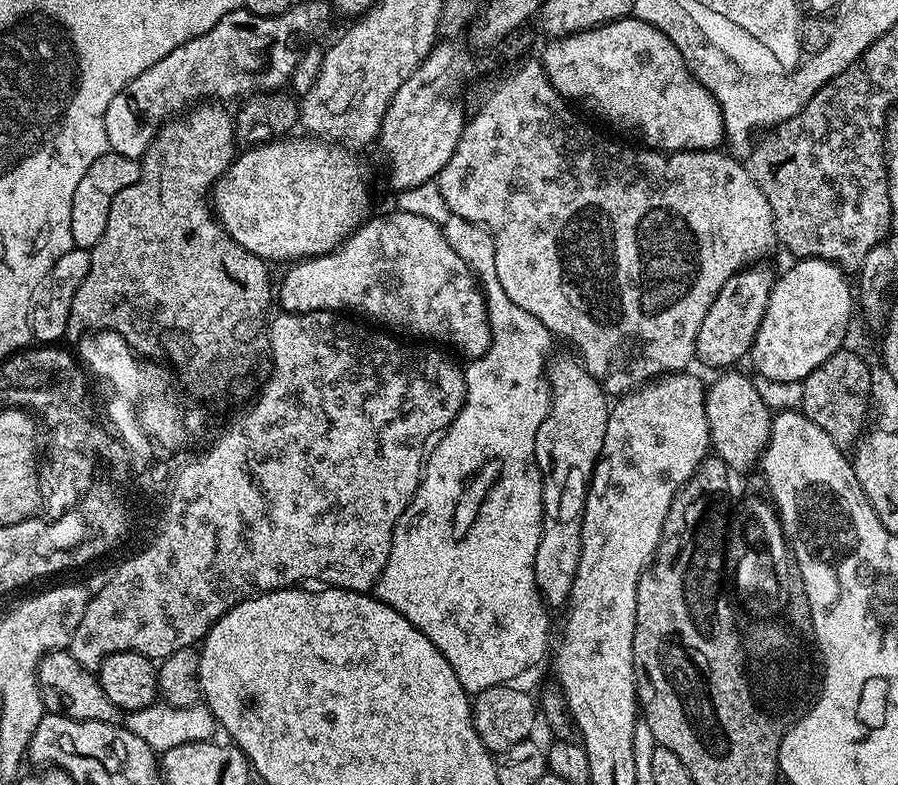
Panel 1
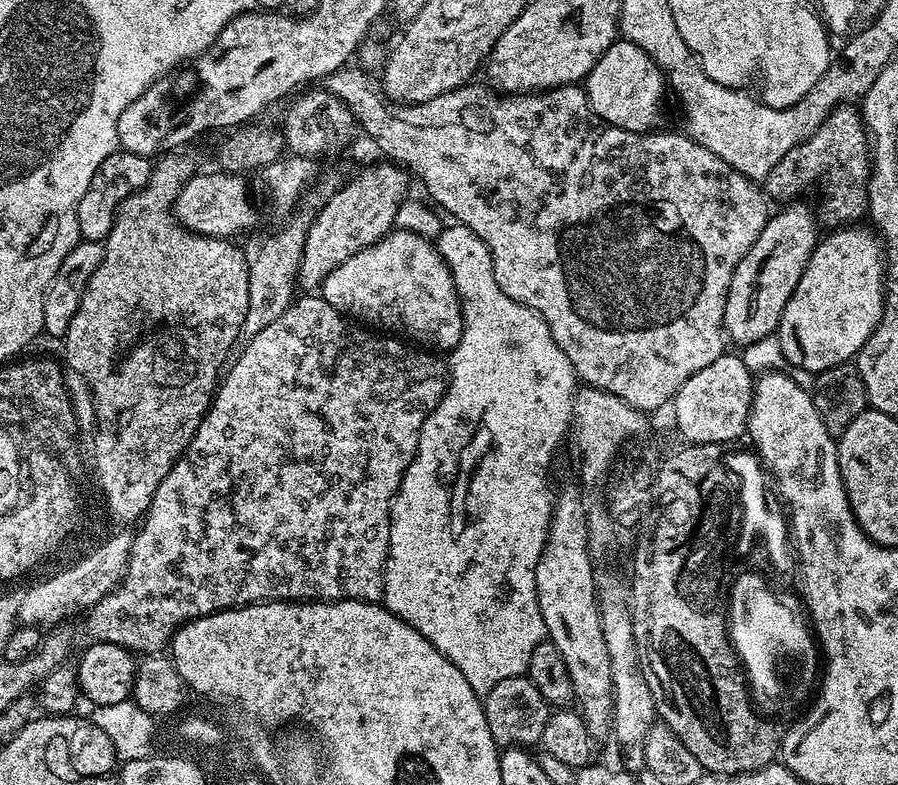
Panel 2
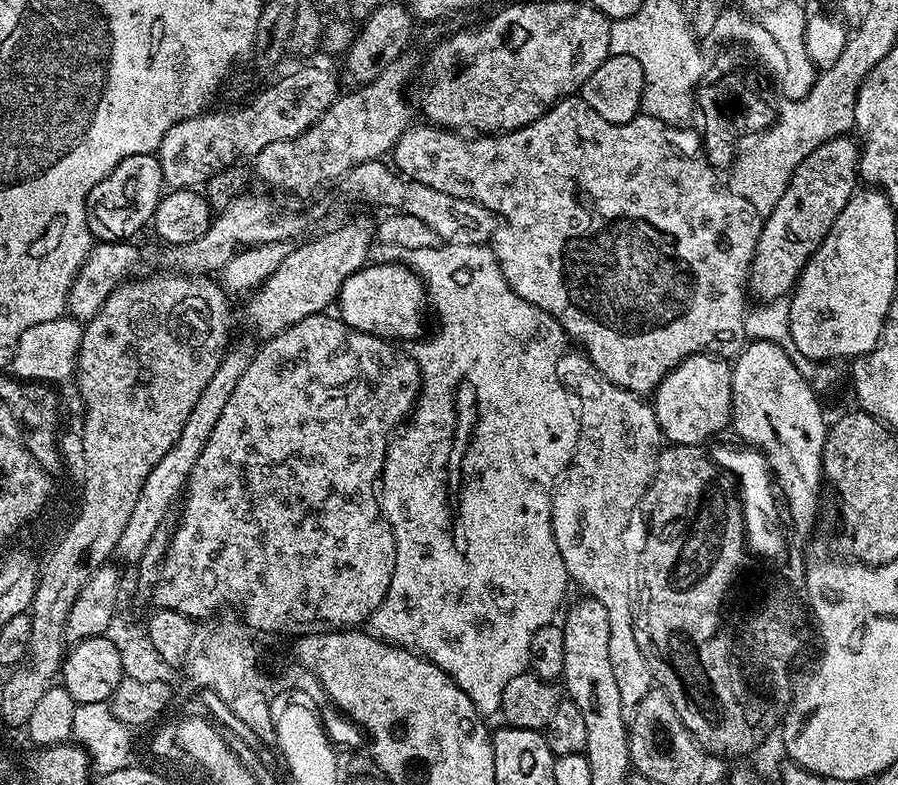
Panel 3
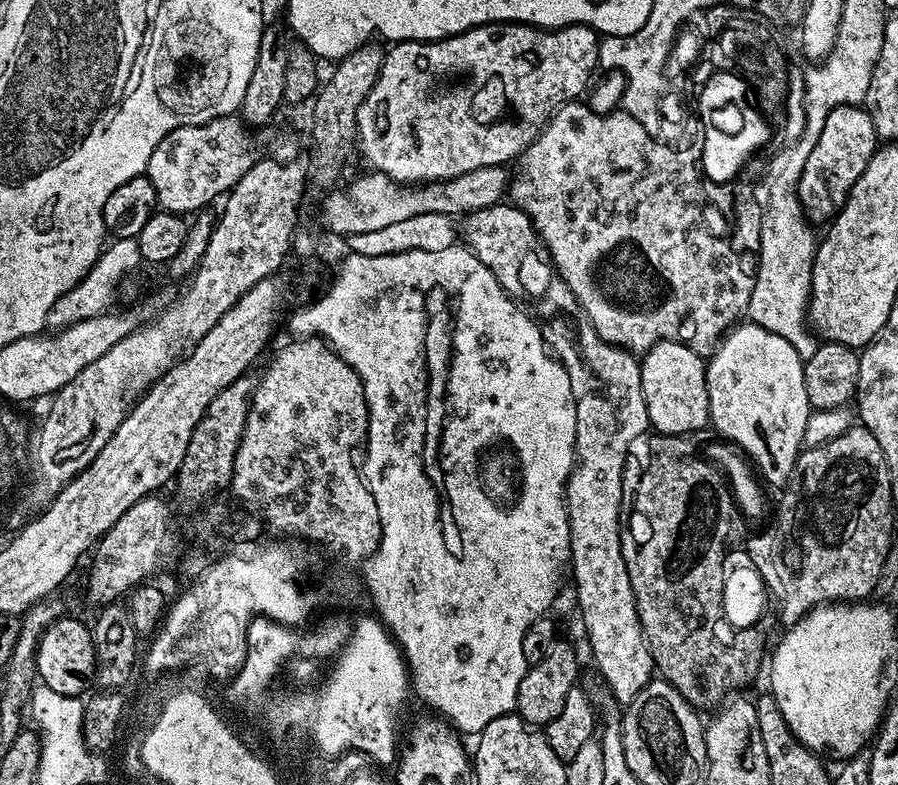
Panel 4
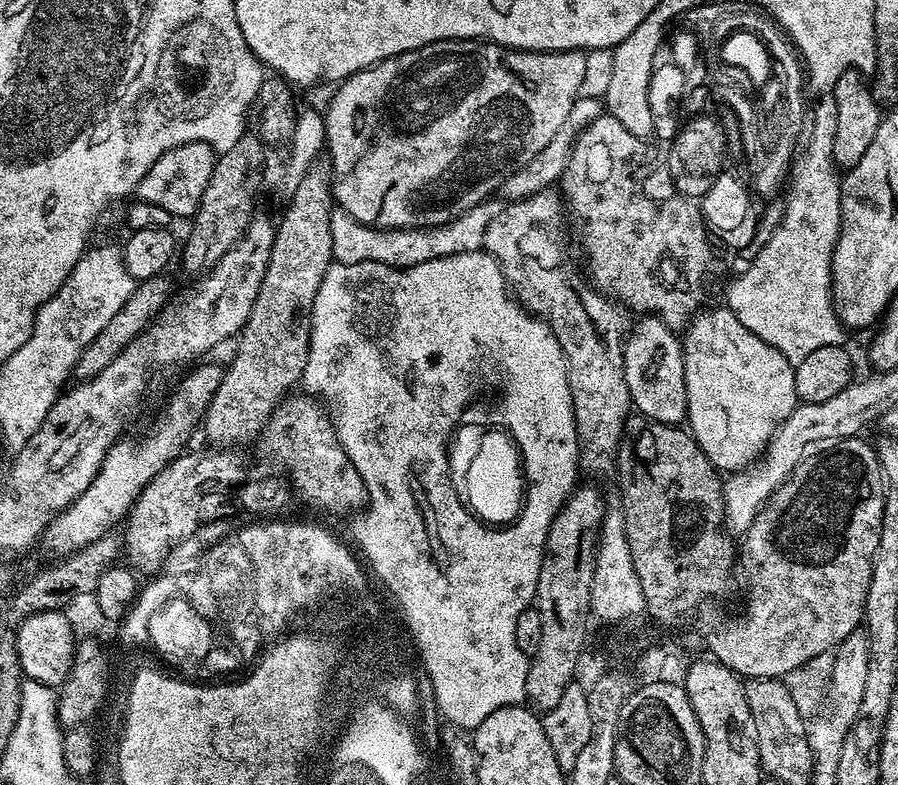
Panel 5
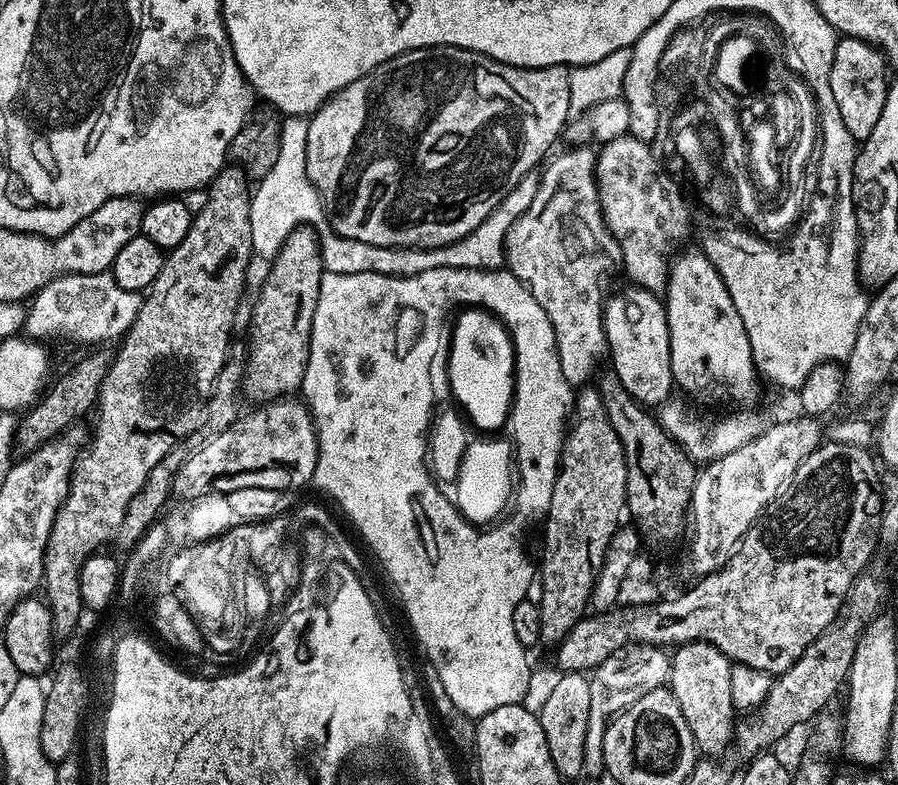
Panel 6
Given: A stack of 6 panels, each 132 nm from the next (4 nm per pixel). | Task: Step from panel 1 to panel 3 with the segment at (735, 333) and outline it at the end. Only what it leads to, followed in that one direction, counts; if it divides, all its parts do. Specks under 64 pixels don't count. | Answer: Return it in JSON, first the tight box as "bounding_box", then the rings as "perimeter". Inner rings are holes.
{"bounding_box":[750,134,860,301],"perimeter":[[[848,134],[824,140],[818,150],[802,158],[786,186],[786,194],[778,198],[778,206],[774,206],[769,216],[763,217],[760,226],[750,273],[750,292],[757,296],[757,301],[779,300],[791,293],[800,279],[800,271],[857,191],[859,170],[860,144]]]}

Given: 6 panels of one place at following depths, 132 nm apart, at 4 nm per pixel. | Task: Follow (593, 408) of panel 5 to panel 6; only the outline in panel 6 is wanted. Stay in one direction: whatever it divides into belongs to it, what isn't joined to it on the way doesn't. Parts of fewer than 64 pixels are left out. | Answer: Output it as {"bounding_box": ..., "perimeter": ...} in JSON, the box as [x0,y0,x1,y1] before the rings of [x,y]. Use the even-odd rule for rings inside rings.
{"bounding_box":[504,146,618,386],"perimeter":[[[572,146],[569,152],[556,157],[553,155],[547,161],[548,169],[543,169],[538,194],[534,194],[530,210],[526,210],[526,214],[522,214],[518,222],[510,226],[504,243],[507,267],[513,276],[517,276],[532,291],[534,298],[538,298],[542,310],[546,310],[550,318],[556,335],[558,358],[562,362],[562,374],[566,374],[566,382],[573,386],[587,385],[591,381],[588,379],[597,375],[596,363],[609,359],[608,339],[604,329],[606,300],[603,295],[600,297],[600,271],[607,266],[608,259],[612,255],[615,257],[618,252],[616,241],[612,239],[600,209],[600,195],[596,185],[597,149],[580,147],[584,146]]]}

